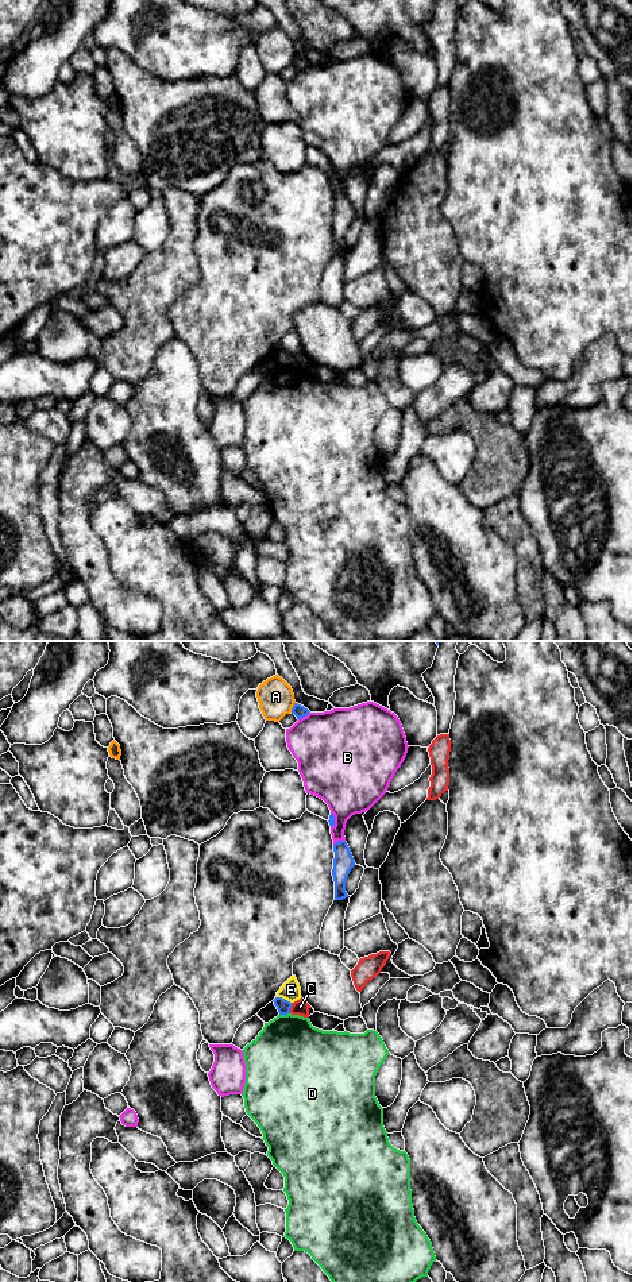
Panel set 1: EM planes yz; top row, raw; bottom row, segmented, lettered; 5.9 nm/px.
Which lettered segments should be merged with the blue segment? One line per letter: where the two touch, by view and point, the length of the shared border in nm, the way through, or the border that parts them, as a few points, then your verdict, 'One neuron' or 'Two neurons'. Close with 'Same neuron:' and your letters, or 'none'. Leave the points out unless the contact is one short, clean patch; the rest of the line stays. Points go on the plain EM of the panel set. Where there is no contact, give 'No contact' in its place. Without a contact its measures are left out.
A: Touches blue at yz (293, 60). Shared border 70 nm. Boundary: yz (294, 54), (290, 64). Two neurons
B: Touches blue at yz (304, 68). Shared border 90 nm. Two neurons
C: Touches blue at yz (290, 359). Shared border 70 nm. Boundary: yz (293, 355), (289, 365). Two neurons
D: Touches blue at yz (284, 366). Shared border 70 nm. Two neurons
E: Touches blue at yz (284, 351). Shared border 110 nm. Two neurons
Same neuron: none

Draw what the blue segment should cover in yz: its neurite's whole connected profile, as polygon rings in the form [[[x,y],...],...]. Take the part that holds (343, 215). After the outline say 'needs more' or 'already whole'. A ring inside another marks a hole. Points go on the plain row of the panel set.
[[[337,193],[333,197],[335,211],[332,228],[335,233],[335,252],[348,250],[346,244],[346,232],[355,217],[352,205],[346,193]]]; already whole

